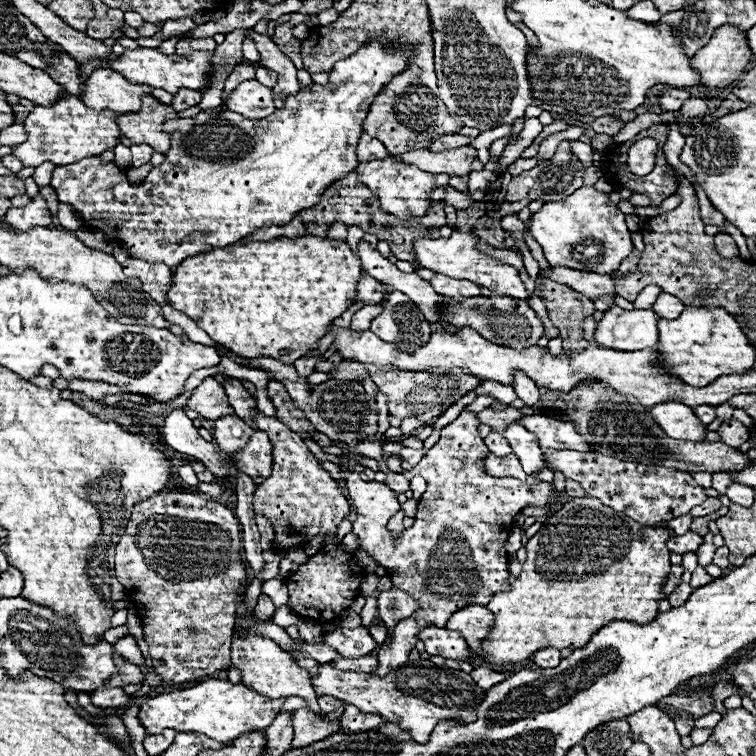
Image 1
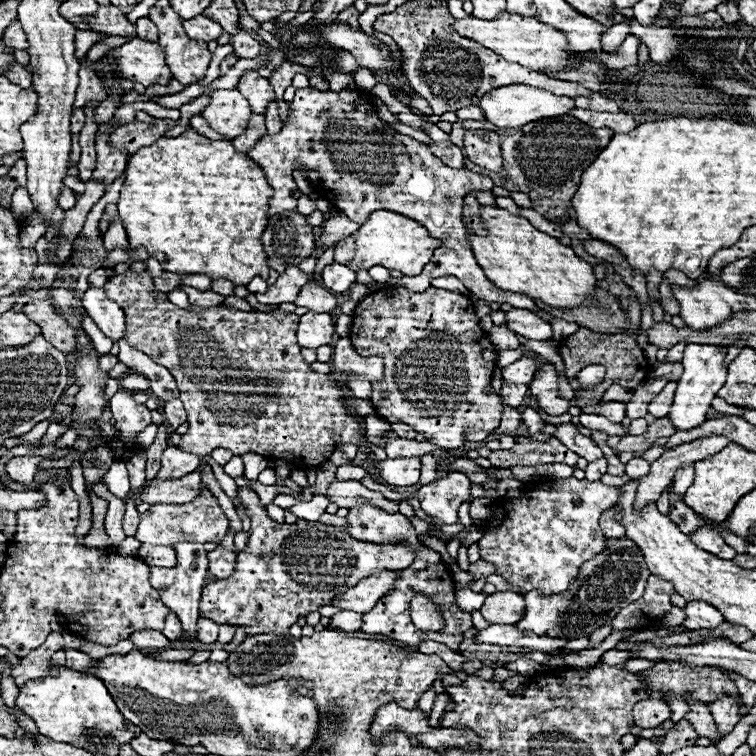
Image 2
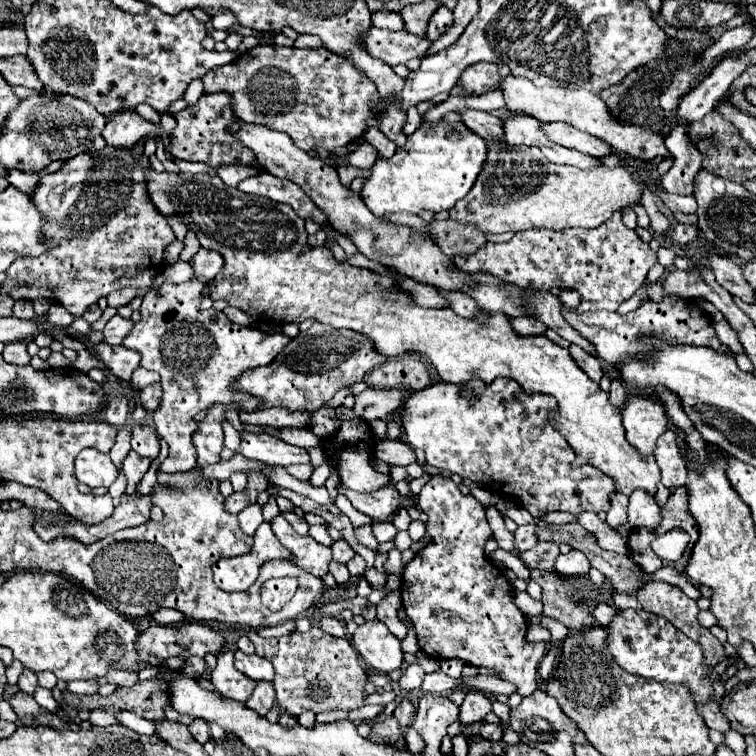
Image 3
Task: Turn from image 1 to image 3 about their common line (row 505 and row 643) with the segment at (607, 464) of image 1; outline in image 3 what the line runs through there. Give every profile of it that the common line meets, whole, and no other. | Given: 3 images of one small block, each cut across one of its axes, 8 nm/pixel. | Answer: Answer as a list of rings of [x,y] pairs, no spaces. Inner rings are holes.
[[[628,608],[622,610],[612,618],[612,622],[606,626],[606,648],[614,656],[616,664],[642,678],[652,678],[656,682],[672,682],[672,684],[686,684],[692,690],[696,712],[704,718],[708,728],[714,728],[718,732],[726,732],[730,728],[730,722],[722,716],[720,704],[714,698],[714,688],[708,678],[708,668],[704,664],[704,652],[700,644],[696,644],[692,638],[684,636],[670,620],[664,620],[662,616],[650,614],[642,608]]]

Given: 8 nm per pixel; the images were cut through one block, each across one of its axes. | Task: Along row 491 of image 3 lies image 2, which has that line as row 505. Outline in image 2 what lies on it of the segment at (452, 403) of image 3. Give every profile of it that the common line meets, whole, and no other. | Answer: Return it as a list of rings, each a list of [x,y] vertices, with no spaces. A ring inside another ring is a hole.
[[[552,478],[552,480],[544,480],[544,482],[534,484],[532,490],[530,490],[530,486],[526,486],[526,488],[522,490],[522,496],[520,496],[520,498],[508,498],[508,500],[496,500],[496,502],[494,502],[494,510],[492,510],[492,514],[486,518],[486,524],[484,524],[482,538],[476,542],[478,548],[480,548],[480,558],[486,560],[486,562],[492,562],[492,564],[496,566],[496,574],[502,576],[502,578],[506,578],[506,582],[508,582],[514,590],[522,590],[522,594],[532,592],[532,590],[538,590],[542,596],[560,594],[560,592],[568,590],[570,582],[574,582],[574,580],[578,578],[578,570],[580,570],[580,566],[582,566],[586,560],[592,560],[592,558],[596,558],[598,554],[604,552],[606,544],[604,544],[604,536],[602,536],[600,530],[598,530],[598,520],[600,520],[600,516],[602,516],[606,510],[610,510],[610,508],[616,504],[616,500],[618,500],[618,488],[606,486],[606,484],[602,484],[600,480],[588,482],[588,480],[576,480],[576,478]]]

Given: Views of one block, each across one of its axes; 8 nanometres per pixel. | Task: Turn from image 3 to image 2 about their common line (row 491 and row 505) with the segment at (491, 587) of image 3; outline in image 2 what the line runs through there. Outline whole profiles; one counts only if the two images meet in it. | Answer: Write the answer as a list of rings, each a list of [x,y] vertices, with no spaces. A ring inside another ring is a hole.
[[[460,472],[426,484],[418,490],[422,510],[434,518],[436,524],[458,524],[458,506],[470,500],[470,480]]]

